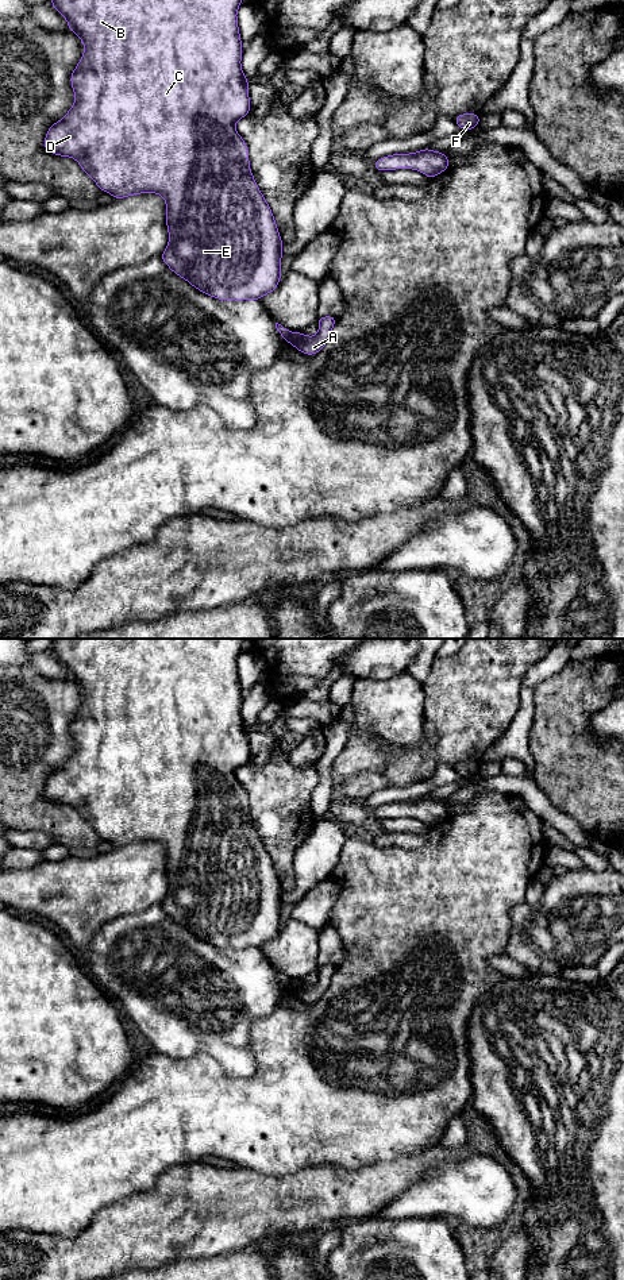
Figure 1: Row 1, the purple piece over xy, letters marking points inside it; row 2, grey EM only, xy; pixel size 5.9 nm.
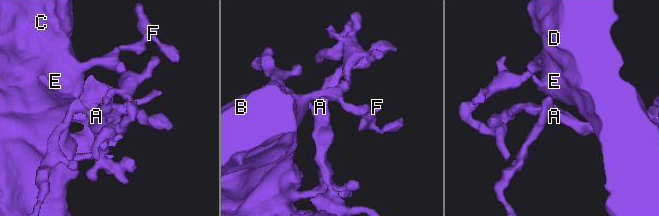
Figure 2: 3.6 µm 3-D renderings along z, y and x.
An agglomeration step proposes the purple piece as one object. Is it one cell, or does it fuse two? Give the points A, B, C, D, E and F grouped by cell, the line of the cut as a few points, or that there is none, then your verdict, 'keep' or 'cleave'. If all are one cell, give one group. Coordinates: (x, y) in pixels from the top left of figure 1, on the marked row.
A / B C D E F; cut in xy along (291, 332), (287, 340); cleave

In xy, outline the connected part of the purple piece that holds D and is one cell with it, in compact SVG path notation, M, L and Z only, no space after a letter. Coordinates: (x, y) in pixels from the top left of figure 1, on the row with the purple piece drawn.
M51 0L50 5L82 41L84 54L70 76L74 104L61 120L50 126L43 142L46 151L76 159L95 184L115 200L140 193L162 196L166 203L169 243L159 258L197 290L217 300L234 301L261 300L277 289L282 277L282 239L273 212L251 173L247 144L235 128L239 119L250 115L249 80L240 66L242 39L236 18L240 4L242 0Z

